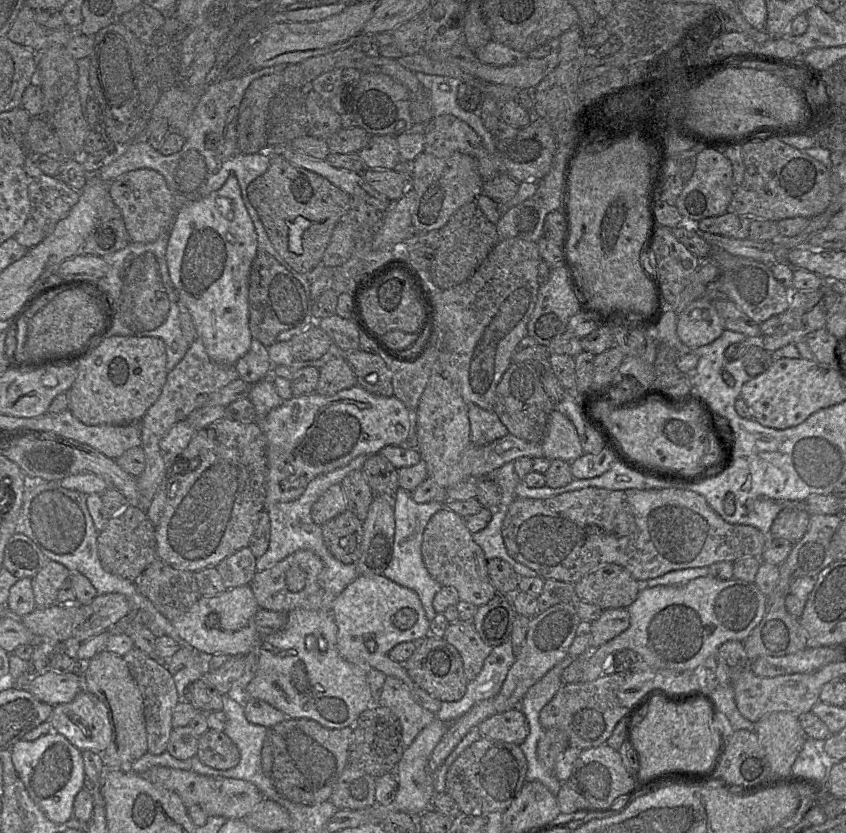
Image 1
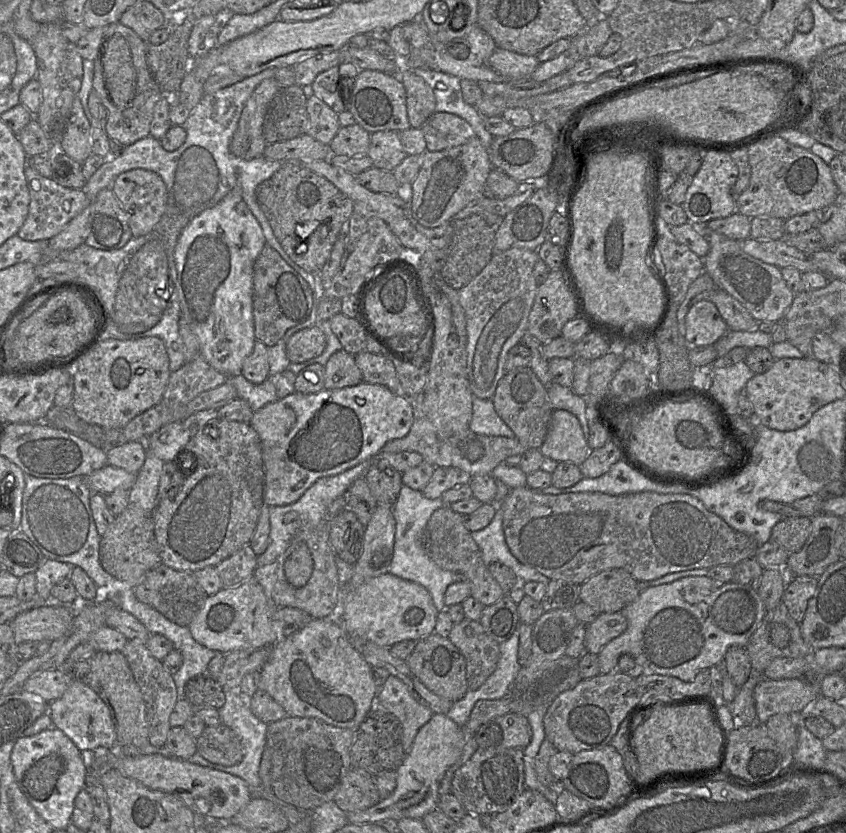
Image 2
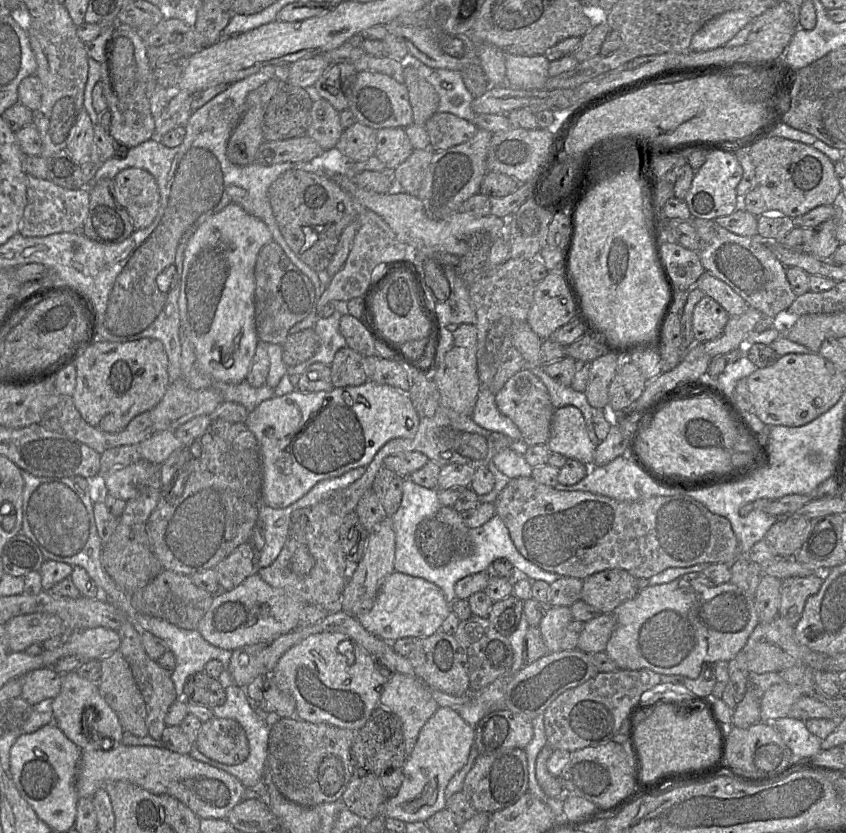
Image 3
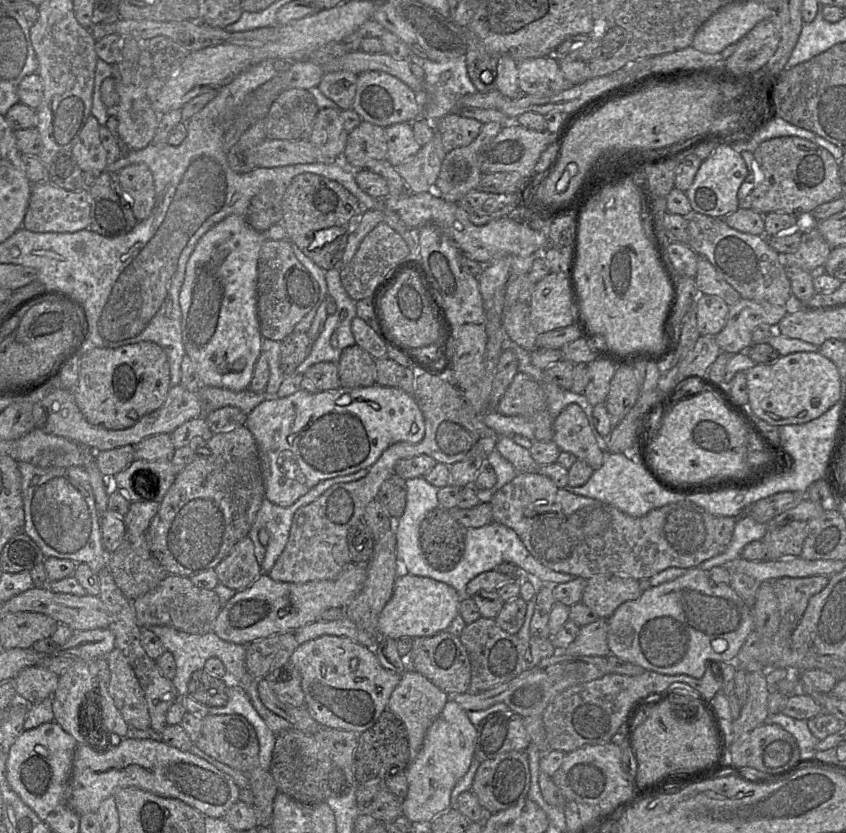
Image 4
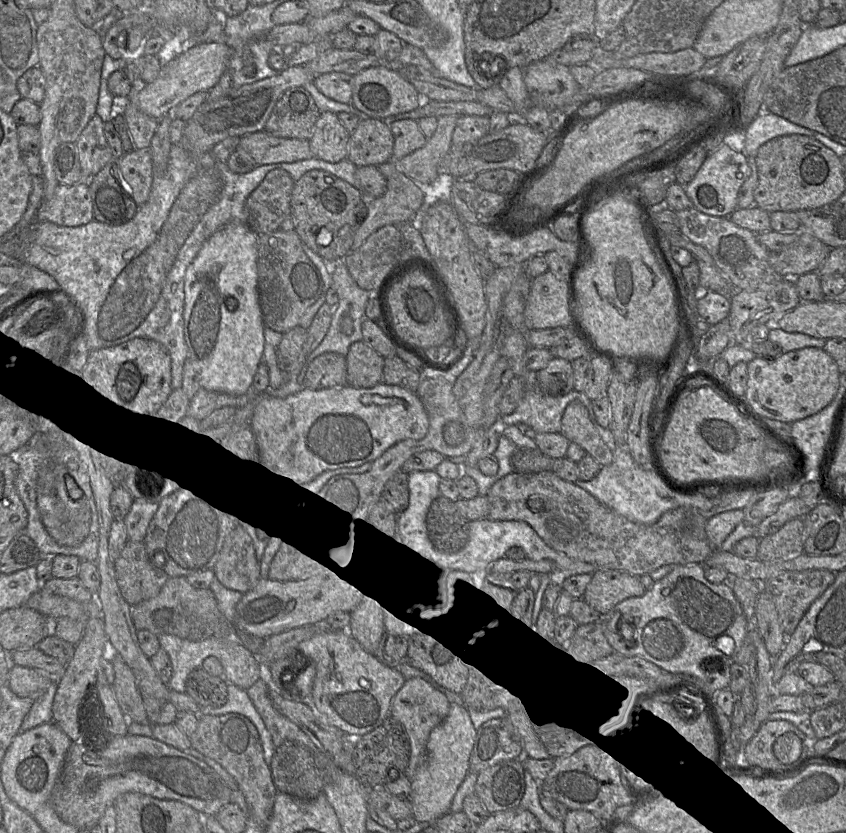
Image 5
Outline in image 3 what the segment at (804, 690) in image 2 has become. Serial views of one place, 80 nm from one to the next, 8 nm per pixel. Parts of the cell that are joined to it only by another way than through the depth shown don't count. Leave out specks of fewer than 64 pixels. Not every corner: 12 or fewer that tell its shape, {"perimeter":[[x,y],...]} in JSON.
{"perimeter":[[786,682],[761,697],[760,721],[789,715],[801,691]]}

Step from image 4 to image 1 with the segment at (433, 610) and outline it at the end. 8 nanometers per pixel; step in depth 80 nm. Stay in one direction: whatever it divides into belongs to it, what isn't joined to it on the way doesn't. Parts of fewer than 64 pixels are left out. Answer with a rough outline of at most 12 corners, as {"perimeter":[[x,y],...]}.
{"perimeter":[[358,575],[332,602],[337,647],[372,668],[430,632],[417,593]]}

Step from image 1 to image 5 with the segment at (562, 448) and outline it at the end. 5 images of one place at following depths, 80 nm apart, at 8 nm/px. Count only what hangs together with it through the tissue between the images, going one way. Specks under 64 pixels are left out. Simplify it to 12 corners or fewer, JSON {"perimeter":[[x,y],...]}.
{"perimeter":[[578,401],[565,408],[560,433],[601,467],[613,451],[602,441]]}

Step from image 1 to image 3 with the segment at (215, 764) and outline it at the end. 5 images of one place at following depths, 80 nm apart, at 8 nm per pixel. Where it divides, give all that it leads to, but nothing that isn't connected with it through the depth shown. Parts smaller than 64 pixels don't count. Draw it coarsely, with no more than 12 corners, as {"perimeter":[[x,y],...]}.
{"perimeter":[[229,718],[203,722],[194,747],[229,766],[249,755],[243,728]]}

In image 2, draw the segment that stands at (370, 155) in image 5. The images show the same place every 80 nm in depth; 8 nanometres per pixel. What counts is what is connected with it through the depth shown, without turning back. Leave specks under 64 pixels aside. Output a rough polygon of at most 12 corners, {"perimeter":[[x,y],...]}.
{"perimeter":[[340,127],[329,147],[335,155],[364,156],[371,133]]}

